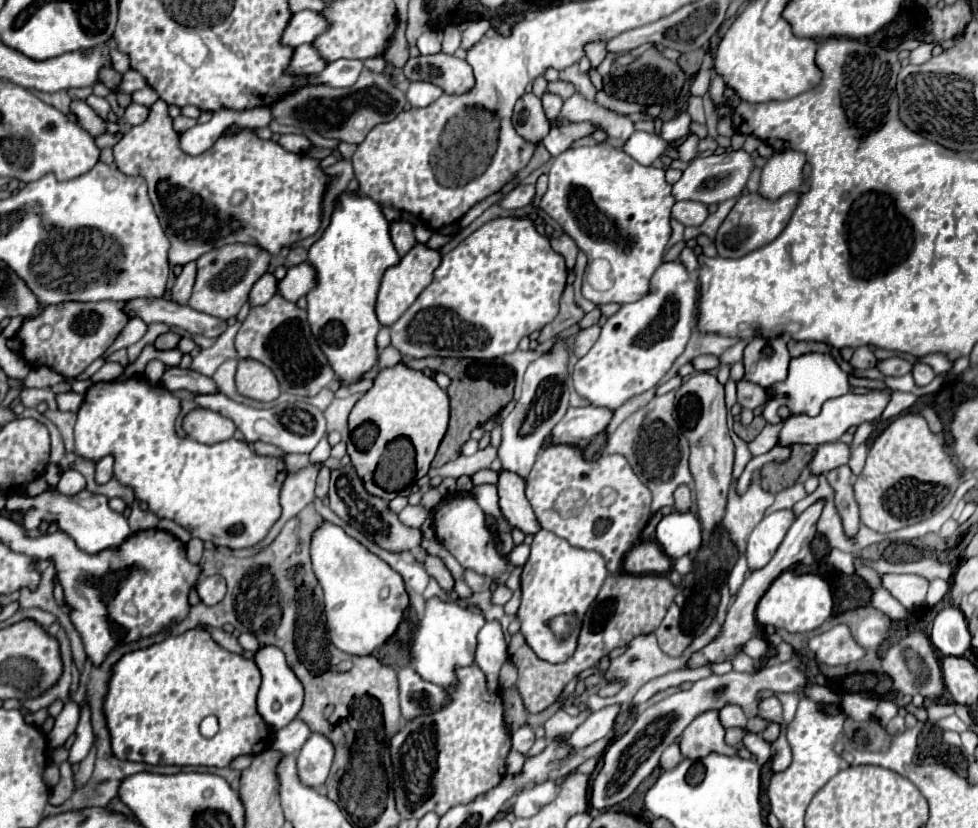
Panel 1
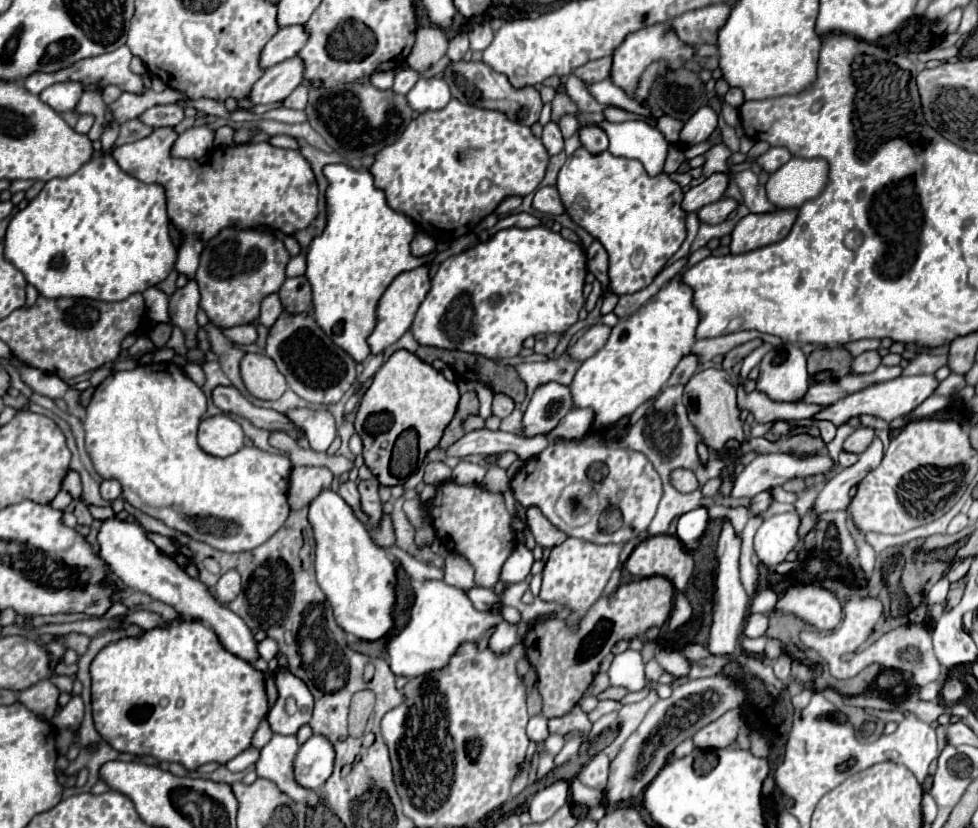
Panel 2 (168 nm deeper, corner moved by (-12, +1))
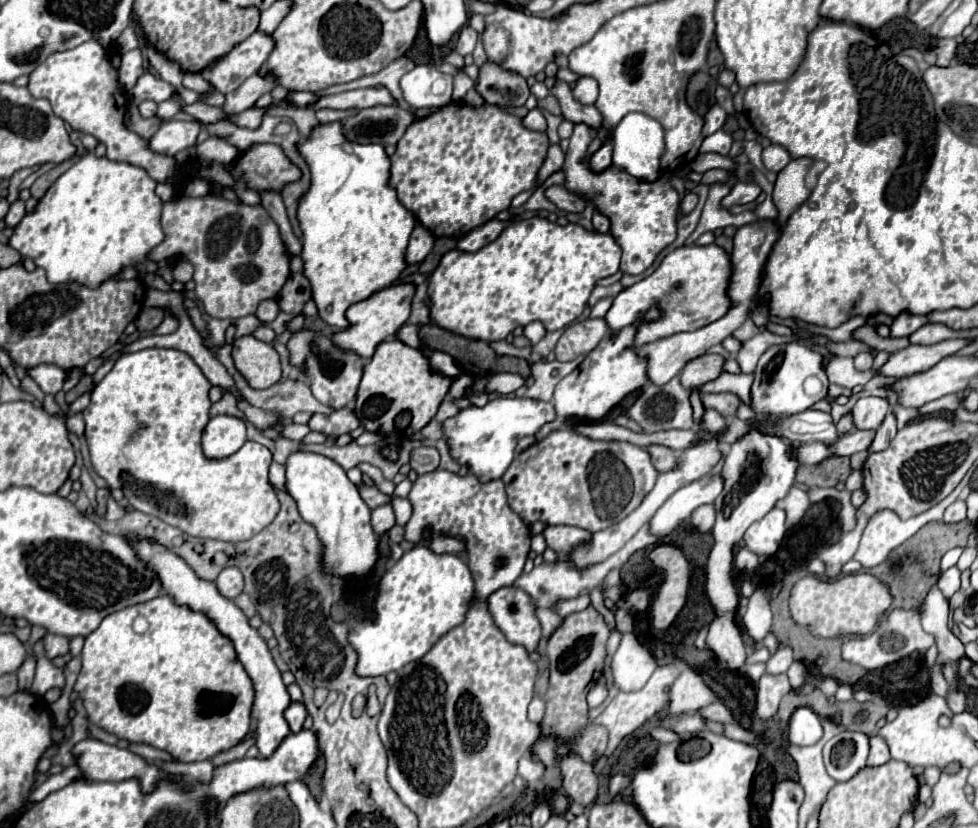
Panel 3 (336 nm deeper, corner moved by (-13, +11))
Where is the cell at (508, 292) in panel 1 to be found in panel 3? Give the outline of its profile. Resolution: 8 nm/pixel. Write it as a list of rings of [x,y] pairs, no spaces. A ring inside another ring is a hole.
[[[539,216],[519,220],[477,252],[451,250],[441,258],[429,280],[429,318],[441,328],[487,342],[505,340],[517,326],[527,326],[533,320],[543,322],[547,332],[561,330],[581,316],[597,280],[619,270],[619,258],[621,248],[611,234],[595,234],[579,224],[559,226]]]

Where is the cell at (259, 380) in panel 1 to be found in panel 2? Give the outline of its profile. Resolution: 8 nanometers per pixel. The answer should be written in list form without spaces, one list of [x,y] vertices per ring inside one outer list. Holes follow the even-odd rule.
[[[244,354],[240,360],[240,374],[248,392],[260,400],[278,400],[288,388],[274,360],[264,354]]]

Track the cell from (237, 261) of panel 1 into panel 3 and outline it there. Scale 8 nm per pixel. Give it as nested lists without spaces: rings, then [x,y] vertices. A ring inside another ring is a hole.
[[[203,196],[203,198],[175,198],[171,202],[163,204],[163,216],[161,226],[165,232],[165,240],[149,254],[151,260],[159,262],[163,258],[171,256],[185,256],[195,272],[195,294],[199,302],[203,304],[203,310],[211,318],[227,318],[237,320],[247,314],[255,314],[261,300],[277,298],[279,290],[283,288],[285,280],[289,278],[289,252],[283,244],[283,238],[279,234],[277,224],[273,218],[265,212],[263,206],[247,206],[247,204],[235,204],[219,196]]]

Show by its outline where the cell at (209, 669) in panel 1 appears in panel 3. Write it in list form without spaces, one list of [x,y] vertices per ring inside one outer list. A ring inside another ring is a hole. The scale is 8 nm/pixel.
[[[167,594],[109,614],[101,626],[85,638],[81,660],[83,668],[73,690],[83,698],[89,722],[121,740],[161,748],[179,762],[197,762],[233,748],[249,732],[255,690],[233,644],[219,634],[203,612],[177,606]],[[137,616],[145,616],[149,622],[143,634],[133,632]],[[207,696],[211,696],[211,700],[205,706]]]

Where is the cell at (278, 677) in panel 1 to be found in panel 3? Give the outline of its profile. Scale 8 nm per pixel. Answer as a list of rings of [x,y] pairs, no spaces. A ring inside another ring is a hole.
[[[291,702],[289,704],[289,708],[285,712],[285,720],[287,720],[291,732],[299,732],[303,728],[305,716],[307,716],[307,708],[303,702]]]

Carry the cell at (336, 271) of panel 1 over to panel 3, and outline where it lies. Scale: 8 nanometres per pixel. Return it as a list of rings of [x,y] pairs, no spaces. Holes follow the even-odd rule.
[[[333,122],[317,126],[311,136],[303,144],[299,144],[299,152],[311,168],[311,188],[301,198],[297,210],[297,218],[303,230],[303,274],[311,282],[319,318],[329,326],[343,330],[347,328],[345,312],[351,304],[357,304],[377,290],[391,286],[407,268],[405,252],[409,236],[415,228],[415,216],[407,208],[403,208],[403,204],[397,200],[395,190],[387,186],[389,156],[385,154],[381,144],[357,144],[353,146],[353,152],[345,152],[341,124]]]

